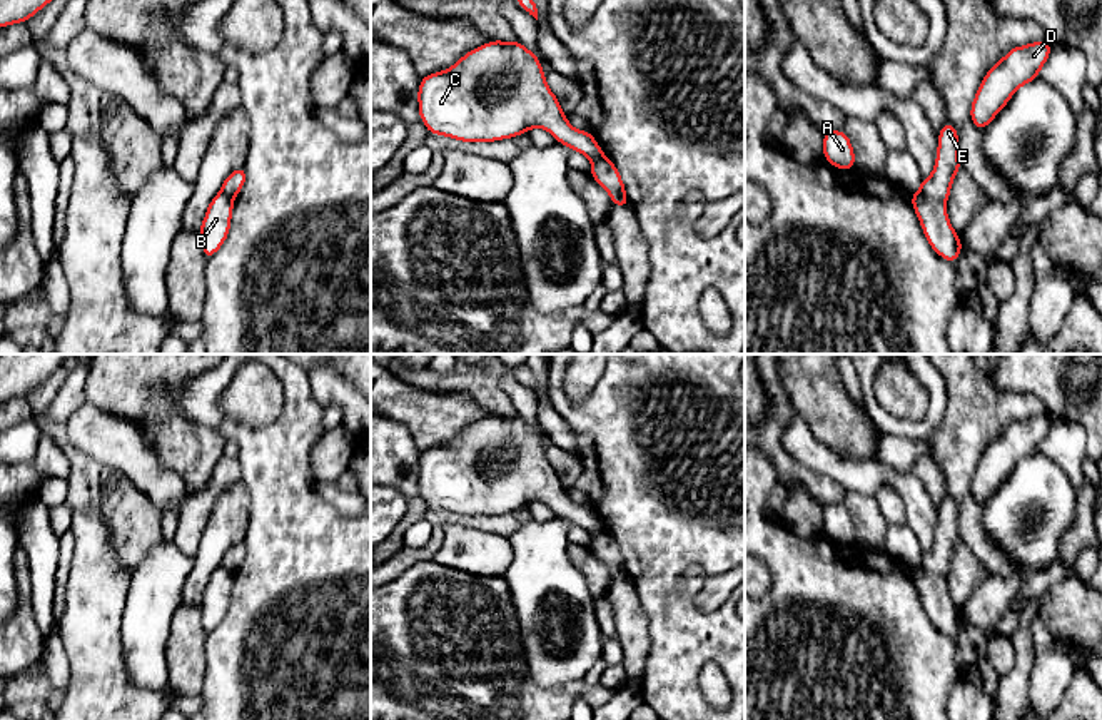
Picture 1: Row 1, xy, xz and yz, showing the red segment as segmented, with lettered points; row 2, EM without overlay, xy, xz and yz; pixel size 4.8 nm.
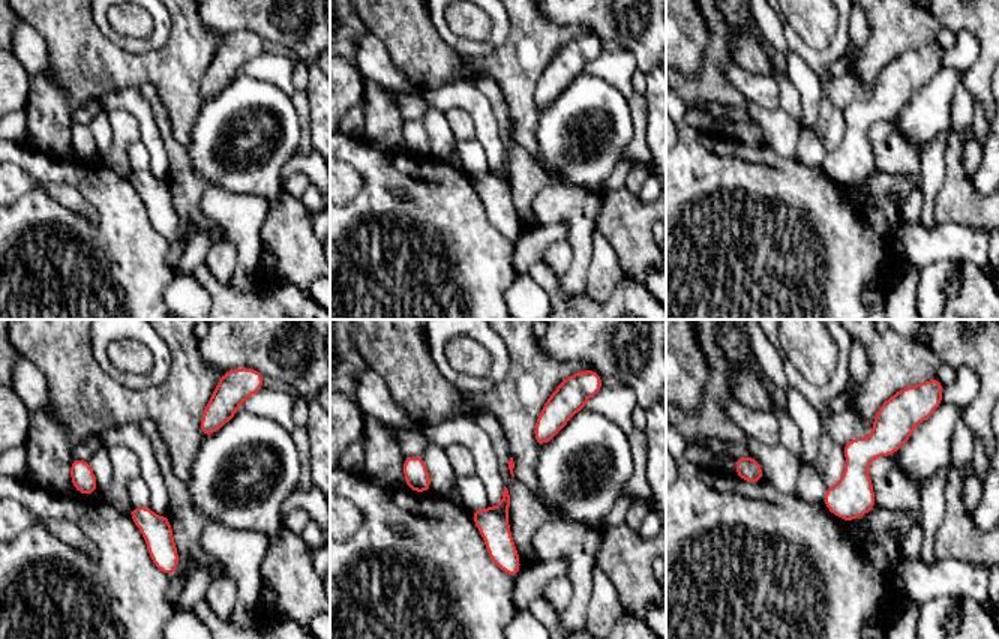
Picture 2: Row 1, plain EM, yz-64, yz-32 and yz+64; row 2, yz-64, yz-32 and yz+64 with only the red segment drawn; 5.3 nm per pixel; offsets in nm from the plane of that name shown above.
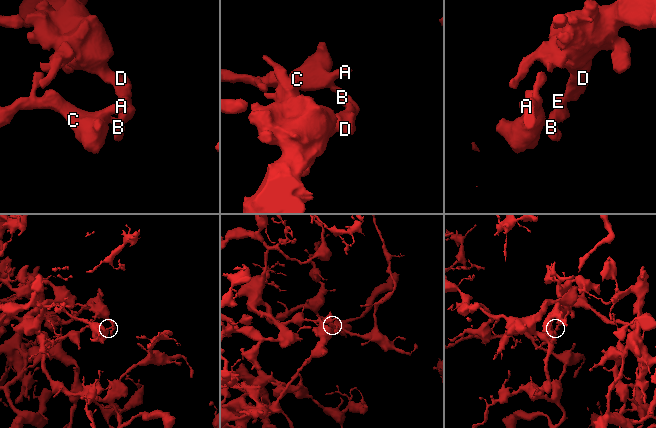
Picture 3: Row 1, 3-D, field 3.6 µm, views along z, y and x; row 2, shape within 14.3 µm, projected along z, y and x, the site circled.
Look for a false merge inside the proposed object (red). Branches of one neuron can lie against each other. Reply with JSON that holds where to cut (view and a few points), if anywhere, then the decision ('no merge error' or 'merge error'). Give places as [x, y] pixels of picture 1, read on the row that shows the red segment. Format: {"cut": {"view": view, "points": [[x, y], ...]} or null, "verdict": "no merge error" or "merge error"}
{"cut": {"view": "yz", "points": [[919, 191], [944, 202]]}, "verdict": "merge error"}

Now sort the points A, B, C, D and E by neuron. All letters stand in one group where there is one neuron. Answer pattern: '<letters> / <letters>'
A B C / D E

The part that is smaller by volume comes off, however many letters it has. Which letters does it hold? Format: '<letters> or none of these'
D, E

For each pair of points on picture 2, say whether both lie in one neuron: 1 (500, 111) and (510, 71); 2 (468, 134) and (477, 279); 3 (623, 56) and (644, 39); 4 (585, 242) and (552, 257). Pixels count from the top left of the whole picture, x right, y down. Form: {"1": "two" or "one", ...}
{"1": "two", "2": "two", "3": "two", "4": "two"}

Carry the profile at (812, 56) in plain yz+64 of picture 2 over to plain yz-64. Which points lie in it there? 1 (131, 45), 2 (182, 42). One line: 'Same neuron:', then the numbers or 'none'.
Same neuron: 1

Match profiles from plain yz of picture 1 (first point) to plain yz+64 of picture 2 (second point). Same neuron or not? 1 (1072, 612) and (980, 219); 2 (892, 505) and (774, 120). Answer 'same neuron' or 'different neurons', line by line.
1: same neuron
2: different neurons

